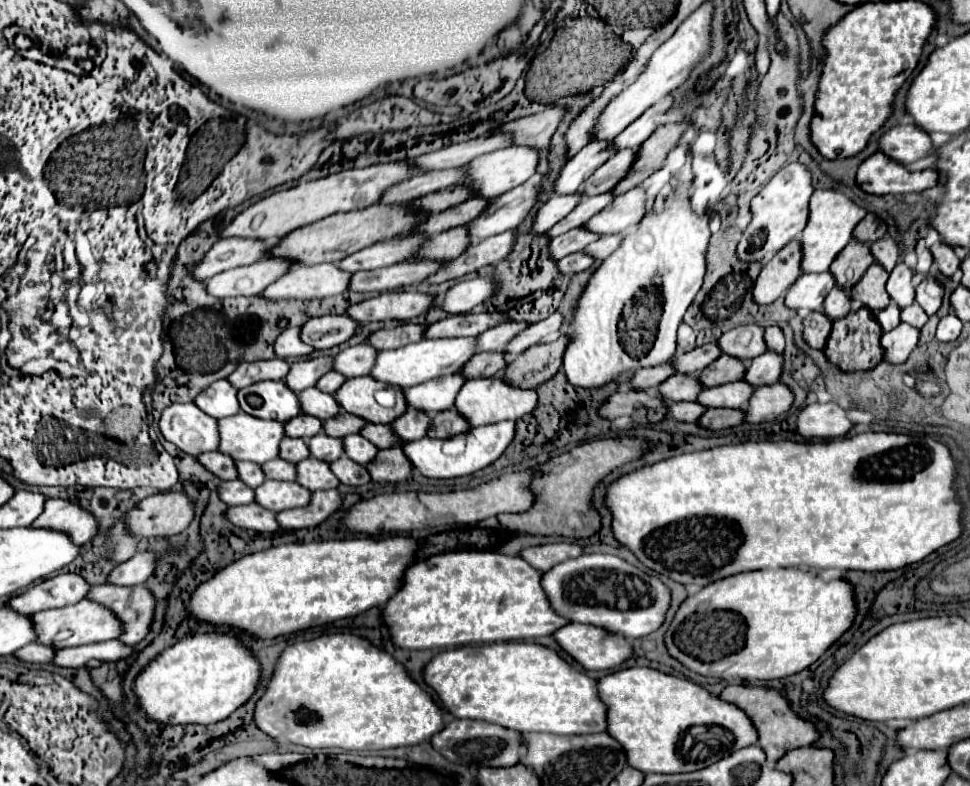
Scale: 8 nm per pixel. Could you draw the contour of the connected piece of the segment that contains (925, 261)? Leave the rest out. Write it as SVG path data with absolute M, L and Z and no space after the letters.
M918 240L918 244L916 244L916 254L918 254L918 264L916 264L916 272L928 272L930 270L930 266L932 266L932 254L930 254L930 250L926 248L926 244L924 244L924 240Z

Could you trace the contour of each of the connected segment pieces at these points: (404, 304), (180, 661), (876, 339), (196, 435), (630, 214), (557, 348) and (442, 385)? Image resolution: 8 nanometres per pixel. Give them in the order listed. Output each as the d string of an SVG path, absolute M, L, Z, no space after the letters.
M398 290L398 292L382 292L370 300L352 304L346 314L354 322L374 322L374 320L408 320L420 316L428 308L434 306L434 298L414 290Z
M224 632L194 634L178 640L150 660L134 680L140 710L158 724L214 724L228 718L256 690L260 664L234 636Z
M858 310L842 320L836 320L832 324L832 332L828 336L828 342L824 346L824 354L826 358L836 364L842 372L858 372L858 370L872 370L876 364L882 362L884 358L884 350L880 348L880 336L882 336L882 330L880 330L880 324L878 320L874 318L872 312L864 312Z
M174 402L162 410L160 434L172 442L178 450L198 456L202 452L214 452L218 444L216 420L200 412L192 402Z
M634 188L622 196L616 196L604 210L594 214L584 228L588 232L606 236L606 234L622 234L628 228L640 222L640 216L648 210L646 194L640 188Z
M564 336L552 344L532 346L506 366L502 378L516 388L536 388L560 370L564 348L566 348Z
M460 374L442 376L436 380L428 380L424 384L418 384L416 388L404 388L406 404L414 410L422 410L426 414L452 410L456 392L460 392L462 384L466 380Z

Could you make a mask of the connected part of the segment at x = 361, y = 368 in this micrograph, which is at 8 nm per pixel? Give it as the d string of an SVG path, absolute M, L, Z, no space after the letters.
M356 344L334 356L332 370L340 372L344 378L366 376L368 368L372 368L372 360L376 360L376 350L368 344Z

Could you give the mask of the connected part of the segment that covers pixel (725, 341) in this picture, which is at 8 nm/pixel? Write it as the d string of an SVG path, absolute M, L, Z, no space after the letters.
M748 324L748 326L738 326L734 330L728 330L718 338L718 348L726 356L748 362L766 352L764 328L756 324Z

